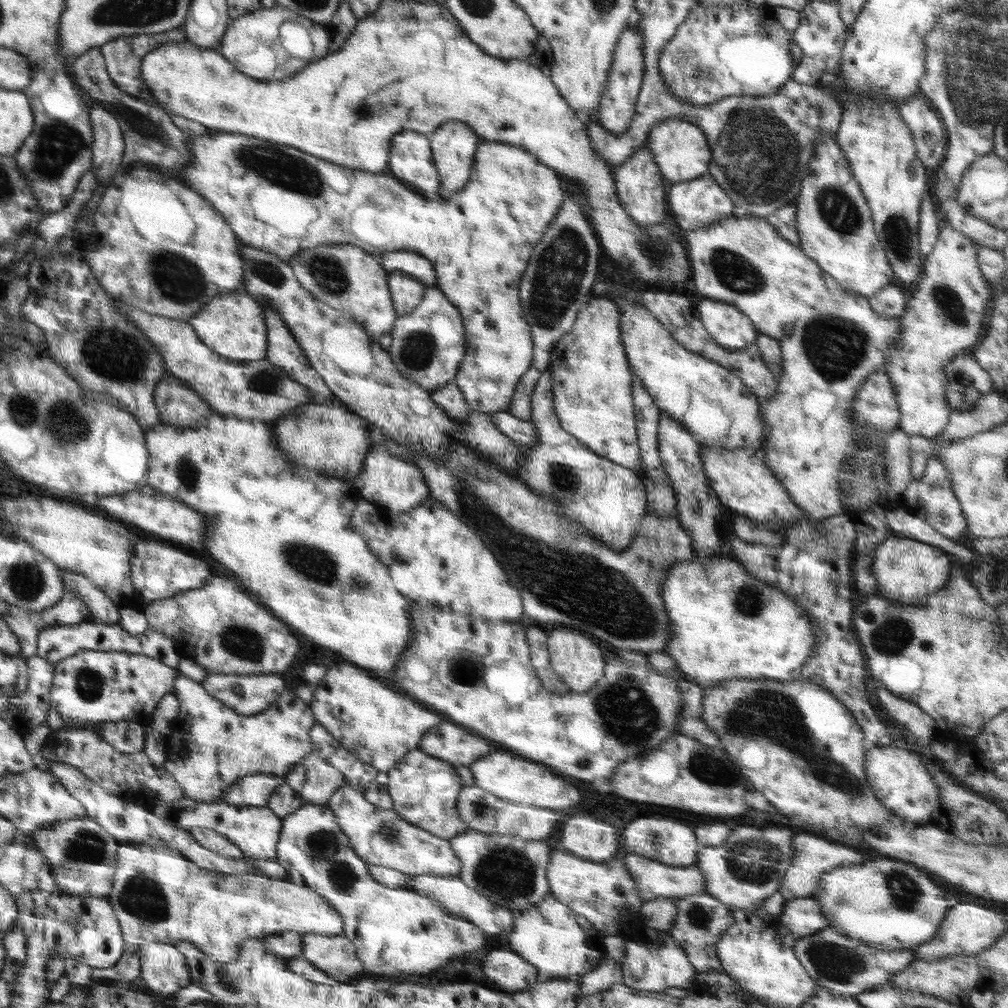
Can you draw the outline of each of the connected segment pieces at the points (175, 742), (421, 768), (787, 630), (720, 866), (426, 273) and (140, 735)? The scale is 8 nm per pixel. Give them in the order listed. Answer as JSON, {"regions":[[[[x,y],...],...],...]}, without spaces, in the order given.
{"regions":[[[[182,673],[174,680],[172,693],[178,697],[180,708],[178,716],[172,722],[171,734],[166,736],[166,760],[163,767],[179,785],[183,794],[195,803],[223,802],[227,791],[246,776],[266,774],[285,777],[295,764],[313,752],[309,734],[316,720],[309,703],[304,702],[294,692],[284,691],[278,700],[256,716],[240,716],[220,700],[210,696],[201,683],[186,678]]],[[[416,748],[398,759],[387,774],[388,791],[394,803],[392,810],[403,820],[445,839],[468,831],[469,827],[463,824],[457,810],[457,797],[463,782],[455,765]]],[[[695,557],[674,565],[660,588],[672,633],[663,652],[677,663],[677,670],[684,680],[712,688],[724,680],[736,678],[790,681],[800,677],[800,668],[814,656],[818,641],[810,627],[810,615],[794,601],[794,597],[749,574],[734,558],[712,558],[702,562]]],[[[738,826],[730,834],[730,838],[727,838],[720,846],[702,848],[695,865],[700,868],[700,873],[706,877],[706,894],[713,896],[731,908],[760,909],[768,896],[778,892],[786,870],[790,869],[793,864],[795,851],[793,850],[792,838],[794,838],[794,832],[788,830],[788,828]]],[[[400,250],[400,252],[384,252],[377,257],[386,274],[394,271],[402,271],[427,287],[436,287],[438,277],[434,271],[434,265],[430,260],[414,252]]],[[[121,719],[118,722],[104,722],[100,724],[100,728],[95,730],[100,733],[102,739],[109,742],[120,752],[134,754],[134,752],[143,751],[146,729],[139,723]]]]}

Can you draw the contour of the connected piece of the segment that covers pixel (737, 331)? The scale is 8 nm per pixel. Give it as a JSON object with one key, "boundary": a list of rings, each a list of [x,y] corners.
{"boundary":[[[708,298],[702,300],[698,308],[703,328],[723,347],[729,349],[749,347],[760,334],[750,318],[733,305]]]}

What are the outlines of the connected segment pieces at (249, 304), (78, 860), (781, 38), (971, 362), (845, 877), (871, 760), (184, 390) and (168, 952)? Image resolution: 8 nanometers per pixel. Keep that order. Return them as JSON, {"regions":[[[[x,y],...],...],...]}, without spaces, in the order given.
{"regions":[[[[241,290],[213,298],[188,322],[200,340],[223,358],[238,363],[254,363],[267,356],[269,346],[265,315],[254,294]]],[[[87,817],[58,822],[24,837],[47,858],[46,863],[50,864],[59,892],[106,898],[112,890],[120,842],[93,819]]],[[[743,1],[725,8],[706,8],[697,5],[678,26],[674,36],[664,45],[658,57],[660,78],[665,88],[686,104],[709,105],[726,95],[760,95],[776,93],[793,78],[795,67],[790,52],[792,31],[786,30],[775,20],[770,6],[759,6]]],[[[962,351],[959,356],[952,358],[944,367],[946,378],[950,382],[959,382],[964,386],[972,386],[981,393],[992,391],[992,377],[982,369],[975,357],[969,351]]],[[[866,858],[864,864],[858,866],[838,866],[830,872],[824,872],[813,896],[820,901],[822,913],[826,915],[830,928],[840,927],[846,935],[882,950],[918,947],[934,938],[951,908],[944,890],[931,877],[912,863],[894,858]]],[[[874,746],[866,750],[866,773],[874,795],[897,818],[912,824],[934,821],[941,791],[919,753],[893,746]]],[[[174,376],[160,380],[154,388],[154,403],[160,422],[174,427],[195,428],[199,422],[216,414],[186,381]]],[[[155,942],[138,950],[141,956],[139,981],[150,990],[155,1000],[172,1002],[180,990],[191,987],[193,980],[186,959],[175,944]]]]}

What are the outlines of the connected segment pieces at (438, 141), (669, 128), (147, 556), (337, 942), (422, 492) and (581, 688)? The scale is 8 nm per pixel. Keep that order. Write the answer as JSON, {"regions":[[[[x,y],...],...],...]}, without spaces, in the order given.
{"regions":[[[[458,120],[446,121],[428,137],[432,149],[432,158],[436,169],[438,169],[438,175],[440,175],[440,188],[438,188],[437,196],[446,200],[452,193],[464,189],[464,185],[468,183],[470,171],[472,171],[474,164],[474,154],[476,154],[482,140],[468,123]]],[[[678,117],[664,118],[662,122],[650,128],[645,142],[668,184],[694,180],[708,173],[709,161],[712,158],[708,139],[704,131],[690,121]]],[[[140,540],[134,546],[134,557],[130,563],[132,563],[130,567],[133,568],[134,588],[146,602],[167,599],[176,593],[202,588],[204,582],[208,582],[214,576],[212,568],[206,562],[198,560],[198,556],[182,552],[180,548],[170,548],[170,546],[164,546],[158,542],[146,542],[146,540]]],[[[302,933],[302,957],[340,983],[352,983],[365,970],[346,935]]],[[[392,443],[376,446],[374,450],[369,451],[364,460],[364,468],[353,480],[352,485],[369,503],[377,503],[392,514],[400,514],[410,512],[430,497],[422,471],[412,461],[411,451],[401,445]]],[[[566,627],[554,628],[556,630],[547,629],[546,646],[548,647],[550,665],[552,665],[556,674],[560,676],[560,679],[570,686],[570,692],[582,693],[590,691],[604,675],[605,655],[602,655],[602,651],[592,639],[581,635],[580,632]]]]}

